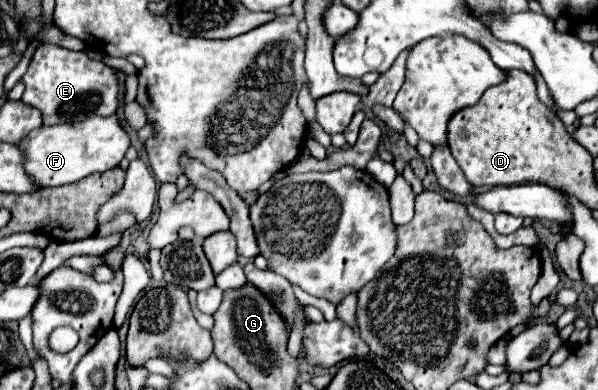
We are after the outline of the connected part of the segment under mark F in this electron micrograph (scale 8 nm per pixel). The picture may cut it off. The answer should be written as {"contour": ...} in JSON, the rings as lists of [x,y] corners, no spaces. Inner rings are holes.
{"contour":[[[88,117],[80,123],[68,125],[42,125],[22,137],[18,143],[24,153],[24,171],[38,187],[60,187],[68,183],[76,183],[92,173],[114,169],[122,159],[126,149],[130,147],[130,137],[120,127],[118,117]]]}

